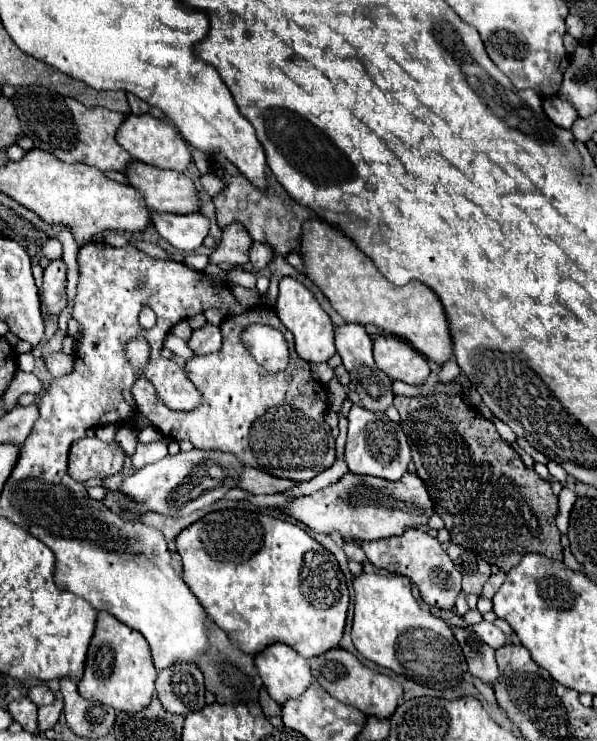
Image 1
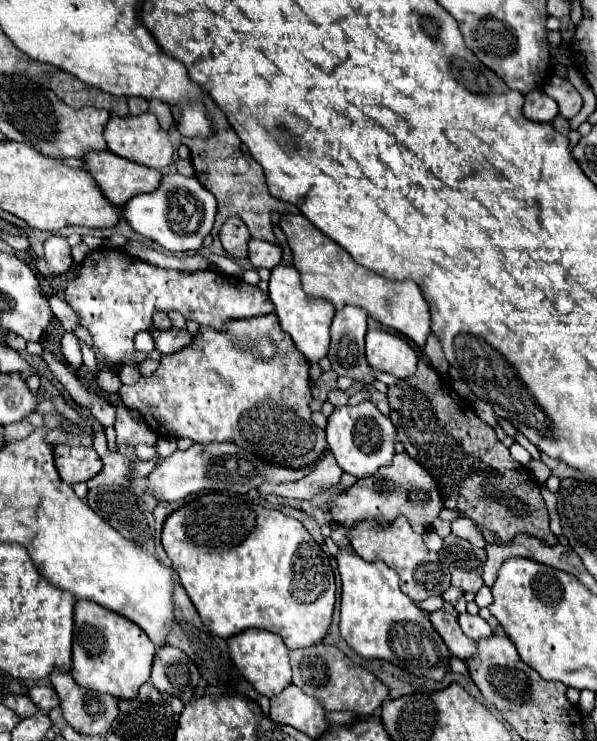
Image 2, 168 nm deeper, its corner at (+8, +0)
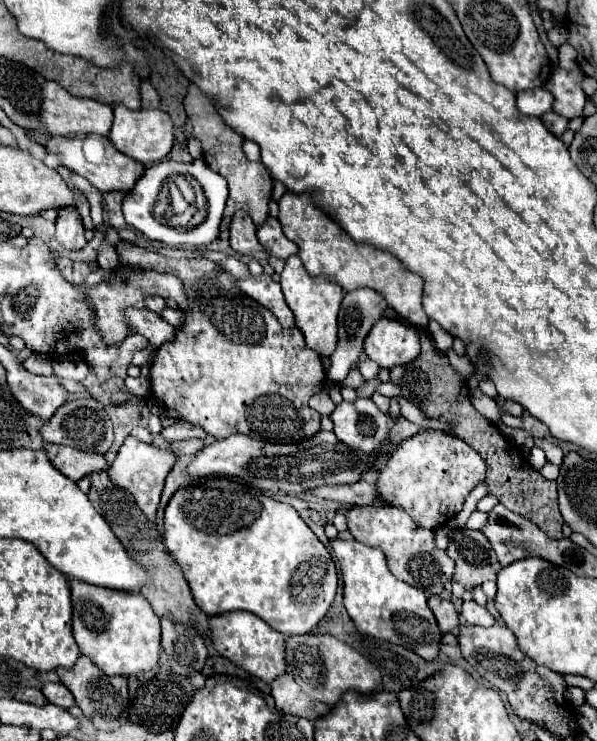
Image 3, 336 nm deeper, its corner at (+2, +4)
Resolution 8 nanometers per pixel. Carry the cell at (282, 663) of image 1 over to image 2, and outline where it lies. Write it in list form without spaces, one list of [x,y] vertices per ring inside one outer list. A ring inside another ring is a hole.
[[[249,630],[249,632],[243,632],[241,636],[233,636],[233,640],[229,640],[227,644],[231,650],[229,654],[233,658],[233,664],[245,676],[245,680],[249,680],[253,684],[253,688],[259,694],[273,698],[291,684],[289,650],[285,648],[283,640],[277,634],[265,632],[265,630]]]

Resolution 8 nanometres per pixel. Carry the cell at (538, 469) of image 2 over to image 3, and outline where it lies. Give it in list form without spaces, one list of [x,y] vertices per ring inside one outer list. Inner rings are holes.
[[[535,438],[535,444],[539,444],[539,446],[545,450],[549,462],[553,462],[553,464],[557,464],[557,466],[561,464],[561,460],[563,460],[563,452],[561,452],[561,448],[559,448],[557,444],[551,444],[551,442],[547,442],[547,440],[539,440],[539,438]]]

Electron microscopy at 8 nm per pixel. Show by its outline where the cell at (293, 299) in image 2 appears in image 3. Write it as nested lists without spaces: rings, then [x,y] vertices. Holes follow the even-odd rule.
[[[299,256],[287,258],[285,270],[281,272],[281,288],[289,308],[295,314],[297,328],[305,336],[307,346],[319,352],[321,356],[331,356],[337,348],[337,312],[343,300],[343,288],[325,276],[311,278]]]

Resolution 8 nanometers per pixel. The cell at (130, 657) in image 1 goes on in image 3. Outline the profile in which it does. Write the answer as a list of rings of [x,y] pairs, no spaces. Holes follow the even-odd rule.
[[[69,580],[73,604],[73,638],[83,656],[91,656],[107,676],[135,676],[153,668],[161,652],[159,616],[139,592],[97,588],[83,580]]]

